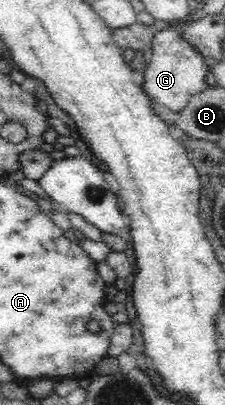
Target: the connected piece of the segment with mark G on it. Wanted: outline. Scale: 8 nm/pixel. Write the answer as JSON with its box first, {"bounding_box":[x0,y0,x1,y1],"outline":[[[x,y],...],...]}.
{"bounding_box":[140,25,209,114],"outline":[[[176,25],[173,29],[175,35],[164,32],[154,38],[151,43],[154,51],[152,63],[147,66],[144,82],[140,85],[152,103],[160,104],[175,114],[179,114],[186,108],[192,96],[208,87],[205,78],[209,71],[205,58],[188,42],[185,42],[185,38],[178,33],[178,27],[181,25]]]}

